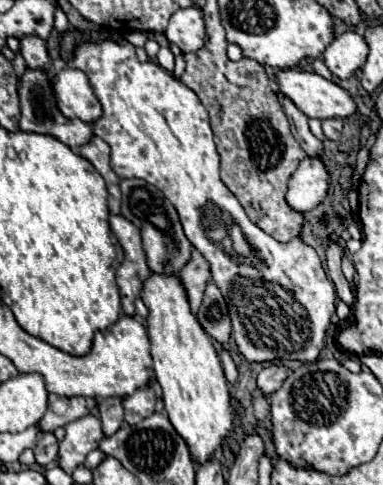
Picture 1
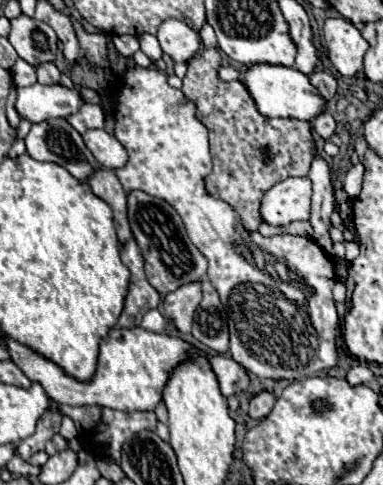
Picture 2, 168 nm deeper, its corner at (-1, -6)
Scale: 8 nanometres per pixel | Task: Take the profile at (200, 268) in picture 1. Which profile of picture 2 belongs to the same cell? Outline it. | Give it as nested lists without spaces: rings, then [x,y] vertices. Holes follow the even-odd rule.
[[[200,281],[186,283],[178,287],[176,291],[168,293],[164,297],[162,307],[164,307],[164,315],[170,321],[170,325],[174,325],[180,333],[190,333],[192,319],[194,319],[200,299],[202,299]]]

